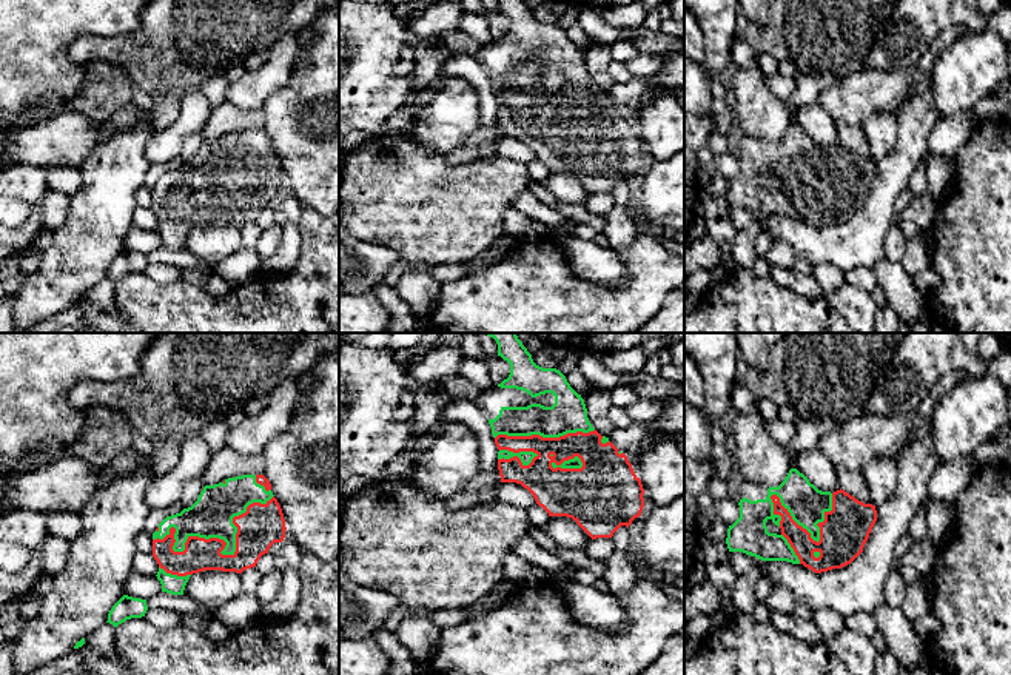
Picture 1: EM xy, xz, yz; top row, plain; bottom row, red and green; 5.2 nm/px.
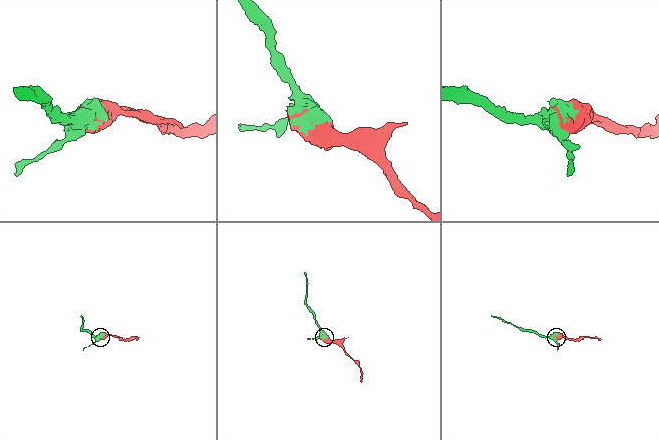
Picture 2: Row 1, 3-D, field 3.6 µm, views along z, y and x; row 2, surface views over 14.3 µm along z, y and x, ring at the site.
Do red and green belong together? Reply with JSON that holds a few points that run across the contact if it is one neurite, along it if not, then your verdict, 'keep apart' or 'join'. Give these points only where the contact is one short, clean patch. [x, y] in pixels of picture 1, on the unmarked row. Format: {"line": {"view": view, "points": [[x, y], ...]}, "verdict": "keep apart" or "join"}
{"verdict": "join"}

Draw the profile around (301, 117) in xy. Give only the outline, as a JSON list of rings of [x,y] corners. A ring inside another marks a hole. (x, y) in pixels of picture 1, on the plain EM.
[[[339,9],[319,11],[301,35],[304,51],[293,74],[264,102],[264,131],[282,163],[285,191],[331,217],[339,210]]]

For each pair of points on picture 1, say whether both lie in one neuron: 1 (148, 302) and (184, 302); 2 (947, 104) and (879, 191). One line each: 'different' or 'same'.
1: same
2: different

